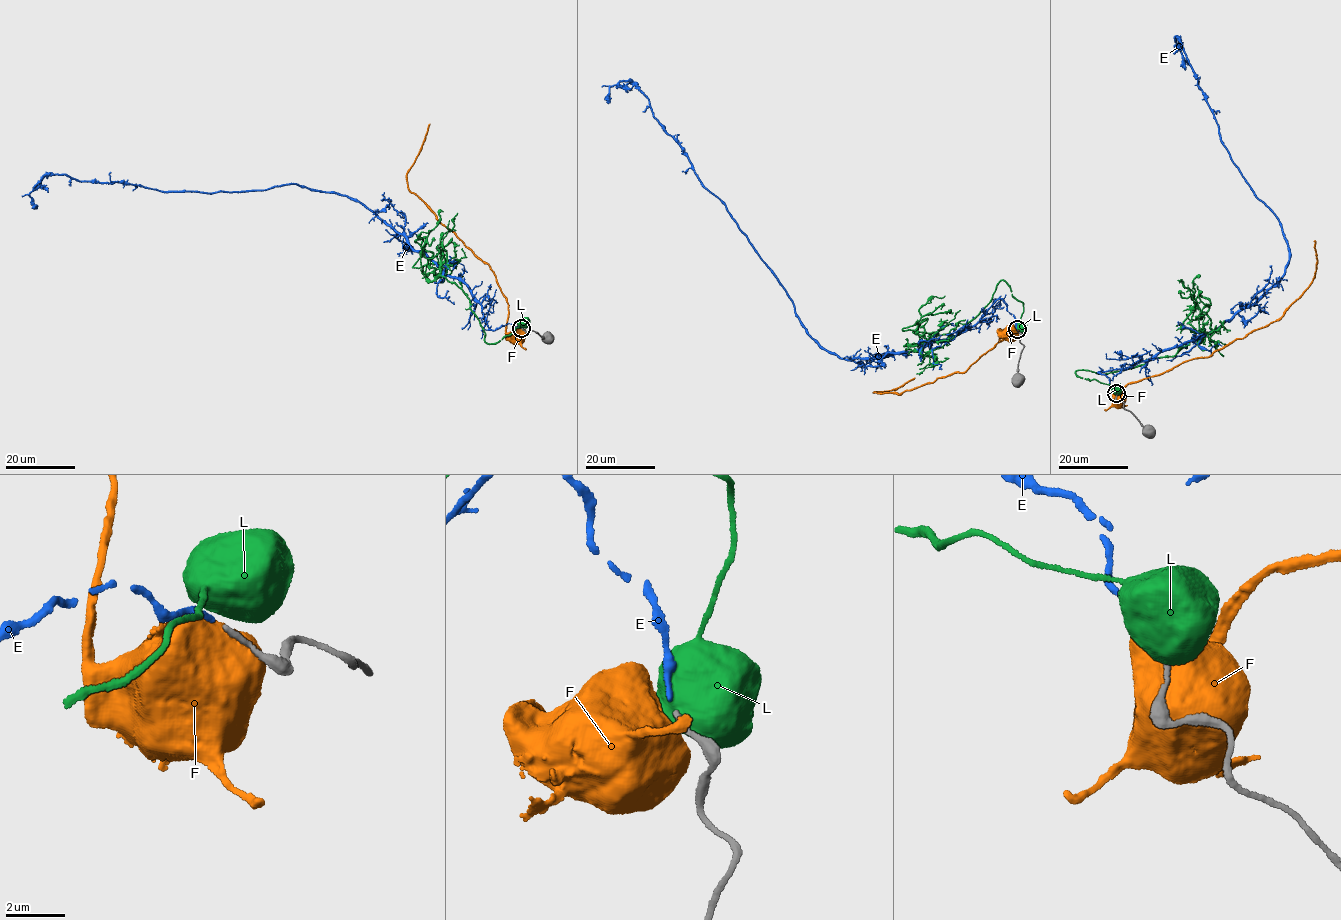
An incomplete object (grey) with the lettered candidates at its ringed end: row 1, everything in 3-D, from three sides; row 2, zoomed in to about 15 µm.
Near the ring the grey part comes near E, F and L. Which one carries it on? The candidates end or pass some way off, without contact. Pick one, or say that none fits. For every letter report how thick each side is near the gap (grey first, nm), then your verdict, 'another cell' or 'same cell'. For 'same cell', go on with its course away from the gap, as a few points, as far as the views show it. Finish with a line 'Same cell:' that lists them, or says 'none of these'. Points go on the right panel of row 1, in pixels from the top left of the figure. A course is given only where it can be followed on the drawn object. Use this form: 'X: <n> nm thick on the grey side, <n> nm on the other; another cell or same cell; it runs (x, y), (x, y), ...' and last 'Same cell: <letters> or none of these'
E: 160 nm thick on the grey side, 140 nm on the other; same cell; it runs (1116, 392), (1099, 371), (1133, 367), (1211, 332), (1289, 262), (1274, 214), (1234, 163), (1177, 38), (1185, 70)
F: 160 nm thick on the grey side, 1050 nm on the other; another cell
L: 160 nm thick on the grey side, 900 nm on the other; another cell
Same cell: E

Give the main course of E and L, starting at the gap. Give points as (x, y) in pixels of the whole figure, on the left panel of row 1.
E: (520, 328), (490, 329), (464, 283), (331, 192), (172, 192), (65, 174), (34, 185), (37, 208)
L: (521, 327), (486, 342), (470, 301), (441, 274), (439, 250), (412, 266), (421, 266), (421, 249), (442, 212)

